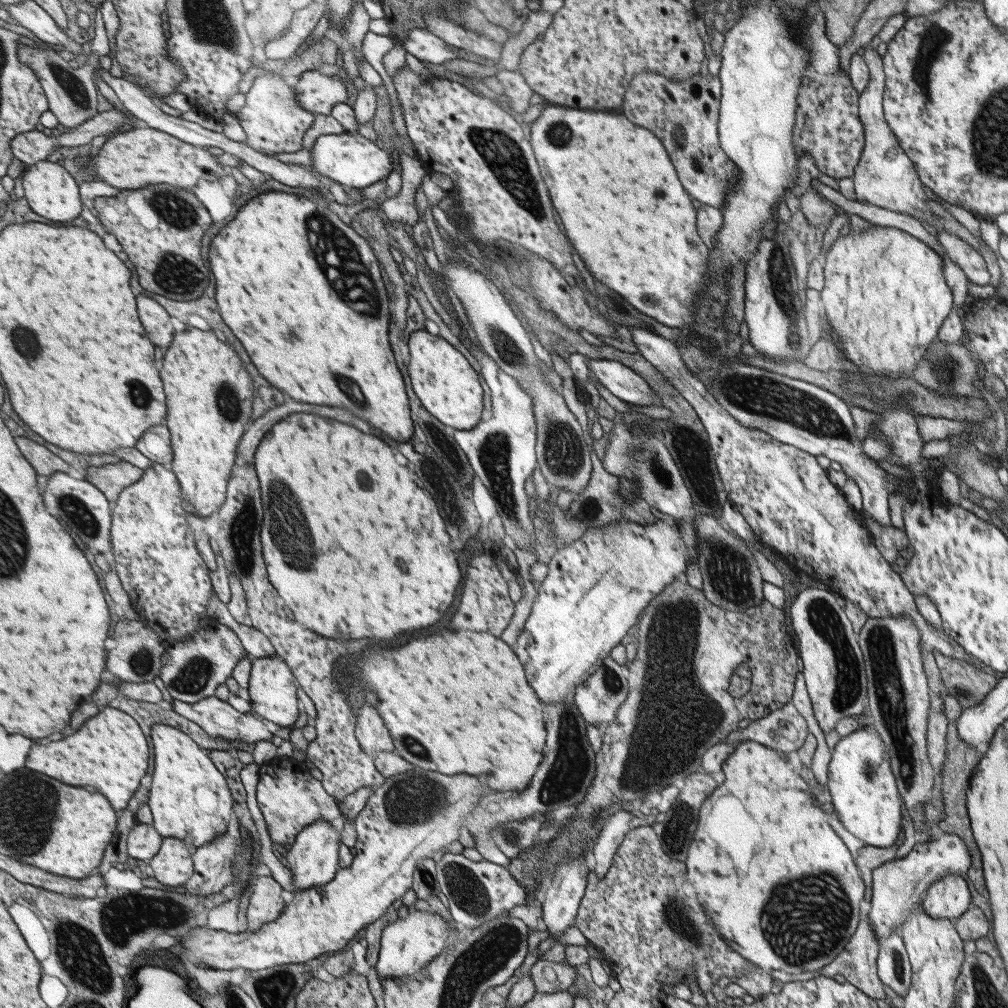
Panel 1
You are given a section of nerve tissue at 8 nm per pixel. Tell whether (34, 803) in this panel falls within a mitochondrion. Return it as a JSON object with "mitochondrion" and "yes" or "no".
{"mitochondrion":"yes"}

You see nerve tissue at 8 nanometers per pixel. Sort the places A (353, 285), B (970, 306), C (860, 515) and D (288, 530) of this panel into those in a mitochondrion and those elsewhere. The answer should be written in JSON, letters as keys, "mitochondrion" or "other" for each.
{"A":"mitochondrion","B":"other","C":"other","D":"mitochondrion"}

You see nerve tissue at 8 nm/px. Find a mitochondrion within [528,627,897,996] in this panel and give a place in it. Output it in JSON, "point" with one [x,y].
{"point":[805,919]}

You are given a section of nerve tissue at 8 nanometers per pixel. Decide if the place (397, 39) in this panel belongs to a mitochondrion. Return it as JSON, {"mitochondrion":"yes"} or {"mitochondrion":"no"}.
{"mitochondrion":"no"}

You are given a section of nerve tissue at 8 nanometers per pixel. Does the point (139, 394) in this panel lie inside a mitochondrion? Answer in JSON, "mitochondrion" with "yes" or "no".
{"mitochondrion":"yes"}

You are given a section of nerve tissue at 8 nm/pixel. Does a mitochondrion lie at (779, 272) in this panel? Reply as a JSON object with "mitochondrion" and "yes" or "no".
{"mitochondrion":"yes"}

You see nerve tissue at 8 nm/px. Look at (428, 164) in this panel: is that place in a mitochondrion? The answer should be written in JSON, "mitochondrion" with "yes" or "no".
{"mitochondrion":"no"}

